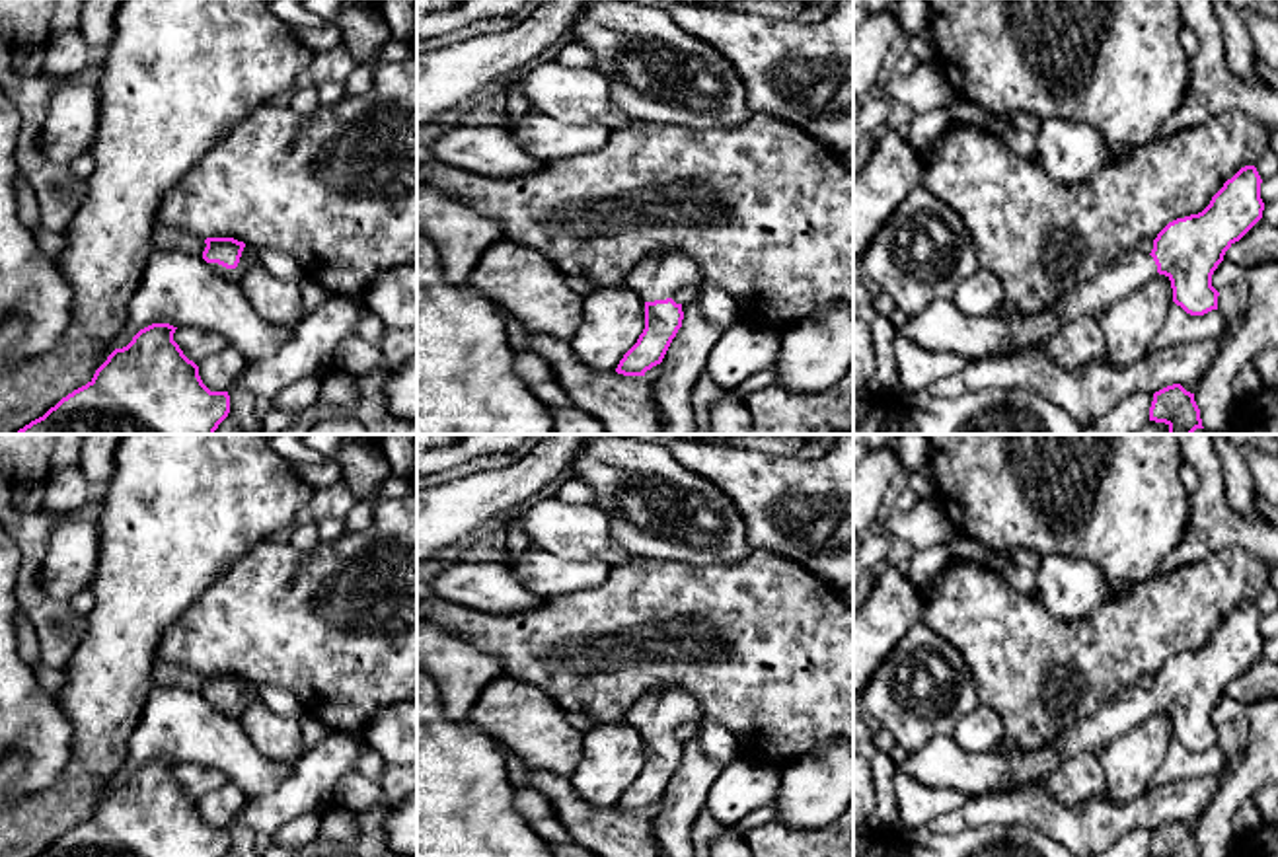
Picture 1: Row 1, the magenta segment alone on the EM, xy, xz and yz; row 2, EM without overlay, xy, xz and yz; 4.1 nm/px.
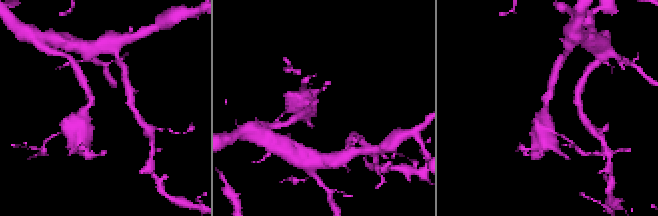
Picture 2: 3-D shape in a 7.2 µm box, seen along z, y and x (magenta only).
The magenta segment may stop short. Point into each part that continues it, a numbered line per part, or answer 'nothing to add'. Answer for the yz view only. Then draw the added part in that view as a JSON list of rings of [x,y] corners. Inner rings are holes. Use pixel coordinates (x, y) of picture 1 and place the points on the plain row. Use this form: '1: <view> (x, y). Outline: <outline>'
1: yz (941, 764). Outline: [[[1136,686],[1116,693],[1095,715],[1066,727],[1064,732],[1056,734],[1048,744],[1034,750],[1019,754],[966,752],[953,736],[937,734],[918,752],[908,754],[898,767],[925,787],[953,789],[957,793],[978,797],[984,793],[996,793],[1003,783],[1036,783],[1054,773],[1070,756],[1083,752],[1101,756],[1112,740],[1132,730],[1136,725],[1142,725],[1157,711],[1159,709],[1153,693]]]

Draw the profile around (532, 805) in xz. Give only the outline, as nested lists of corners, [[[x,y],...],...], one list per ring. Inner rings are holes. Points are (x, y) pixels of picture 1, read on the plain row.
[[[532,785],[514,789],[514,806],[526,824],[547,843],[571,843],[571,836],[557,818],[553,804]]]

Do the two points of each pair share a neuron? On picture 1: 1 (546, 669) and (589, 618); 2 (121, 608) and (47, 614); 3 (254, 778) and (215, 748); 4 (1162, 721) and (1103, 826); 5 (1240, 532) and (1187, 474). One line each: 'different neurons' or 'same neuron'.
1: same neuron
2: different neurons
3: same neuron
4: different neurons
5: different neurons

